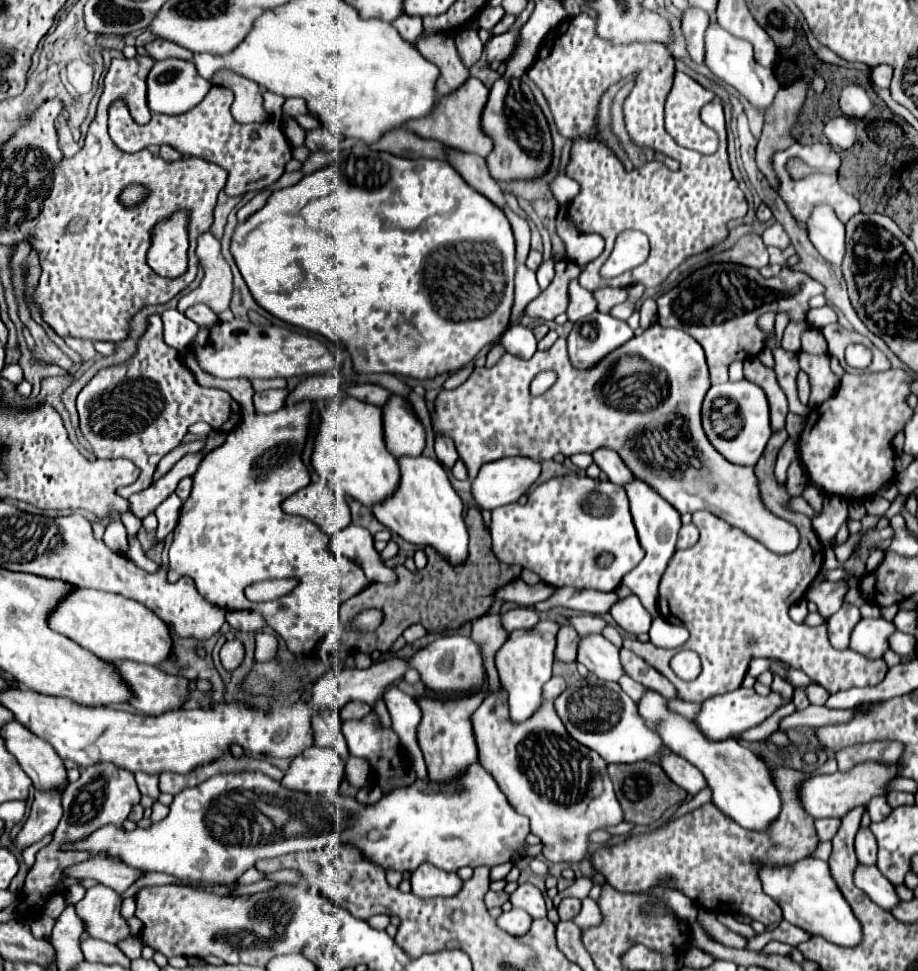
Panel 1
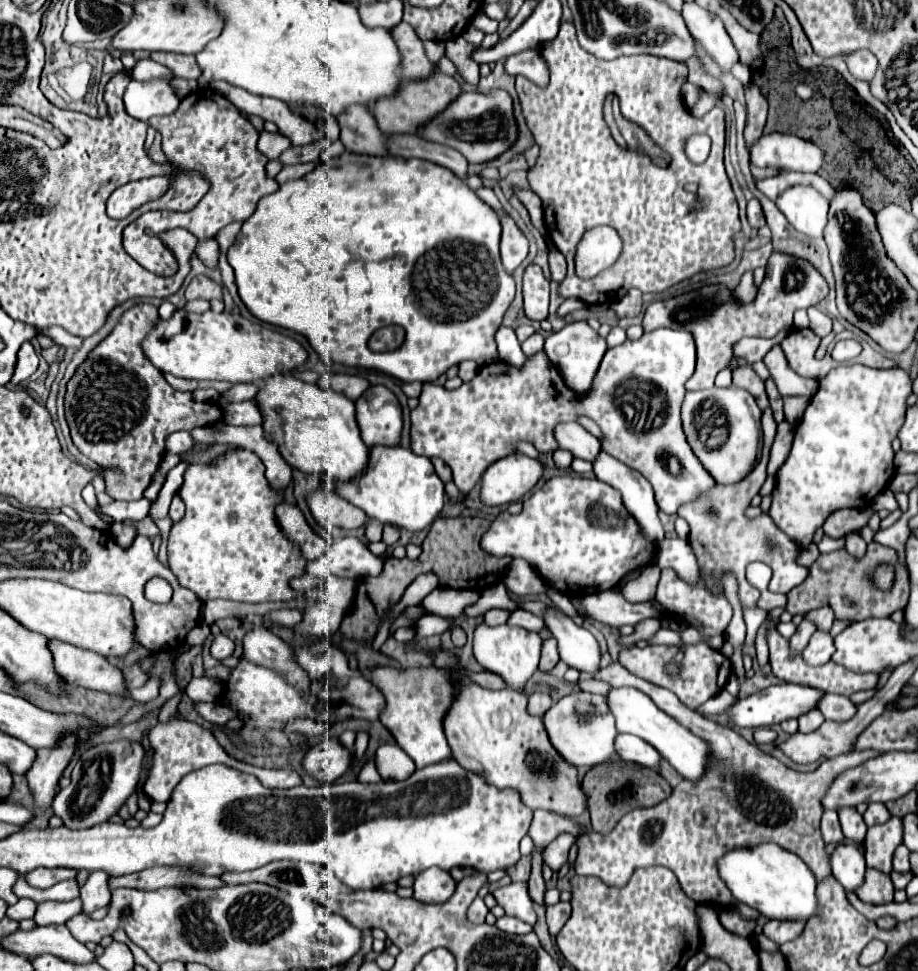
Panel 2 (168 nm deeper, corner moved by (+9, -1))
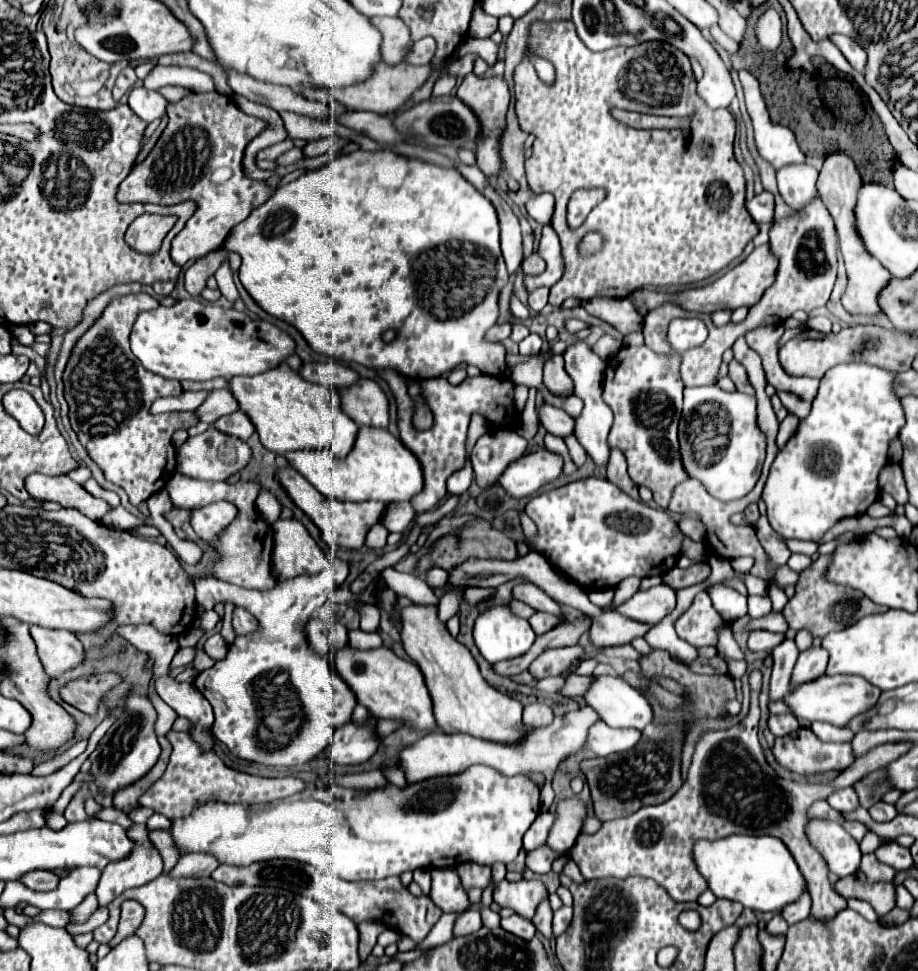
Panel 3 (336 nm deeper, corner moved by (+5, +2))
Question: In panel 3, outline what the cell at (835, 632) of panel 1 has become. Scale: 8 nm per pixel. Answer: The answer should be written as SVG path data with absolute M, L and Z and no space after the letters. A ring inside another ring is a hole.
M809 647L799 655L795 669L791 673L791 685L801 685L803 681L813 681L815 677L825 675L827 653L821 647Z

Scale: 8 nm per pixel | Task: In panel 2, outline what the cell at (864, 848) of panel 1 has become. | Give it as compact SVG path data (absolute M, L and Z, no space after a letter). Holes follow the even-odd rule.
M841 808L839 810L839 820L841 828L847 840L855 842L857 846L863 844L863 836L867 834L867 826L863 822L863 816L855 808Z

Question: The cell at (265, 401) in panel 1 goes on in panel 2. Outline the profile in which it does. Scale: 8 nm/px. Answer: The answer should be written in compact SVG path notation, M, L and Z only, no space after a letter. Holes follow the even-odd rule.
M247 400L243 404L227 404L227 408L223 408L223 420L235 426L261 424L263 414L261 408L255 404L255 400Z

